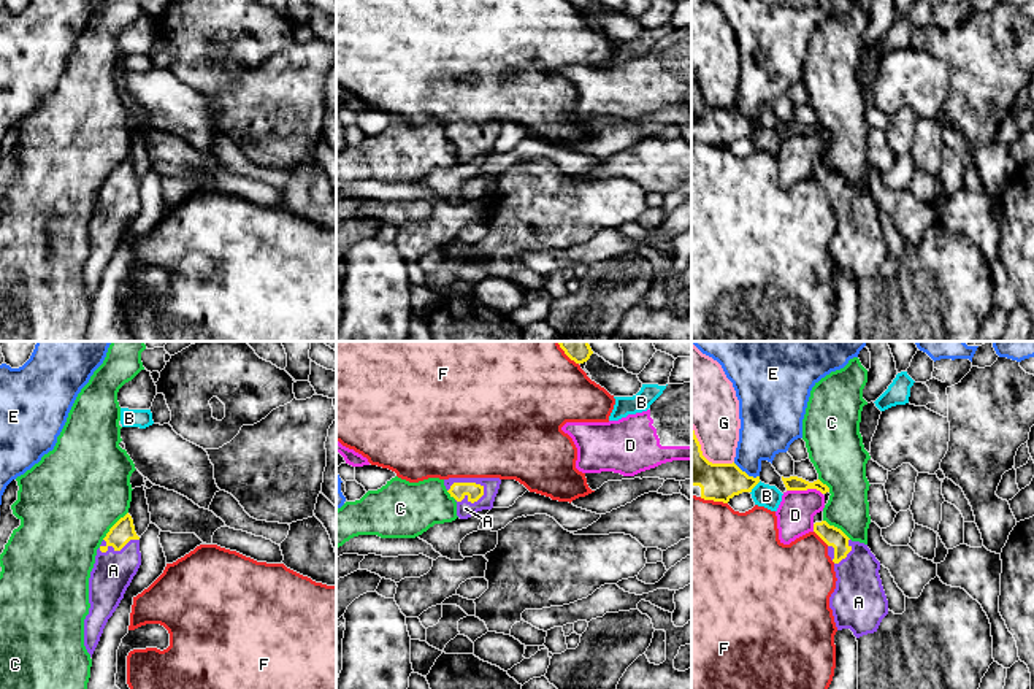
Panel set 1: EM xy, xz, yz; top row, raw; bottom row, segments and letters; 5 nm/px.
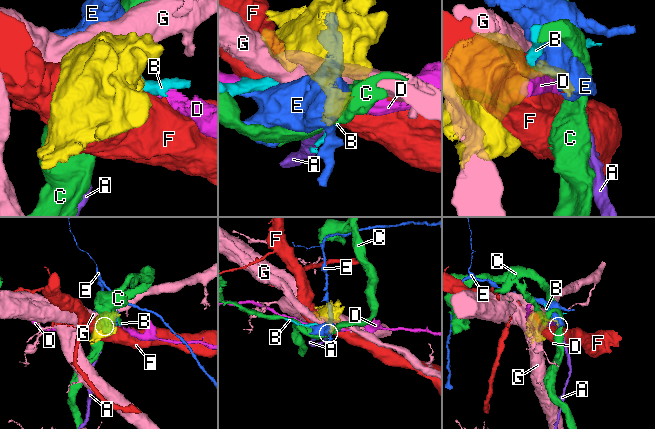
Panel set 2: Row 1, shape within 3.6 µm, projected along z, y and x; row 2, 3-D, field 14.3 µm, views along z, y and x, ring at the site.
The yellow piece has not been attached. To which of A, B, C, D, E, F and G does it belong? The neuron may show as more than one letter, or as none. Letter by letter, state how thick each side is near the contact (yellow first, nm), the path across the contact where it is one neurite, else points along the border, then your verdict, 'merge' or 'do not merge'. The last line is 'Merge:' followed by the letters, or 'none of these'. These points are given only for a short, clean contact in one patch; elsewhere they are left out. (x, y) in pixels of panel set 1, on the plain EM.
A: 80/90 nm | across xz (474, 135), (468, 127), (482, 138), (465, 153) | merge
B: 190/120 nm | do not merge
C: 110/500 nm | do not merge
D: 80/190 nm | along yz (787, 134), (817, 134), (822, 138) | do not merge
E: 190/280 nm | along yz (733, 107), (749, 119), (758, 121) | do not merge
F: 100/380 nm | do not merge
G: 190/280 nm | do not merge
Merge: A

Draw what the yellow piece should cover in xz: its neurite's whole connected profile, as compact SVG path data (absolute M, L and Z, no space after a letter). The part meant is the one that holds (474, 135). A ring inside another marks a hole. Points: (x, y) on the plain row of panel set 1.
M500 122L444 124L447 137L457 146L457 160L460 164L468 164L482 154L492 154L500 129Z

